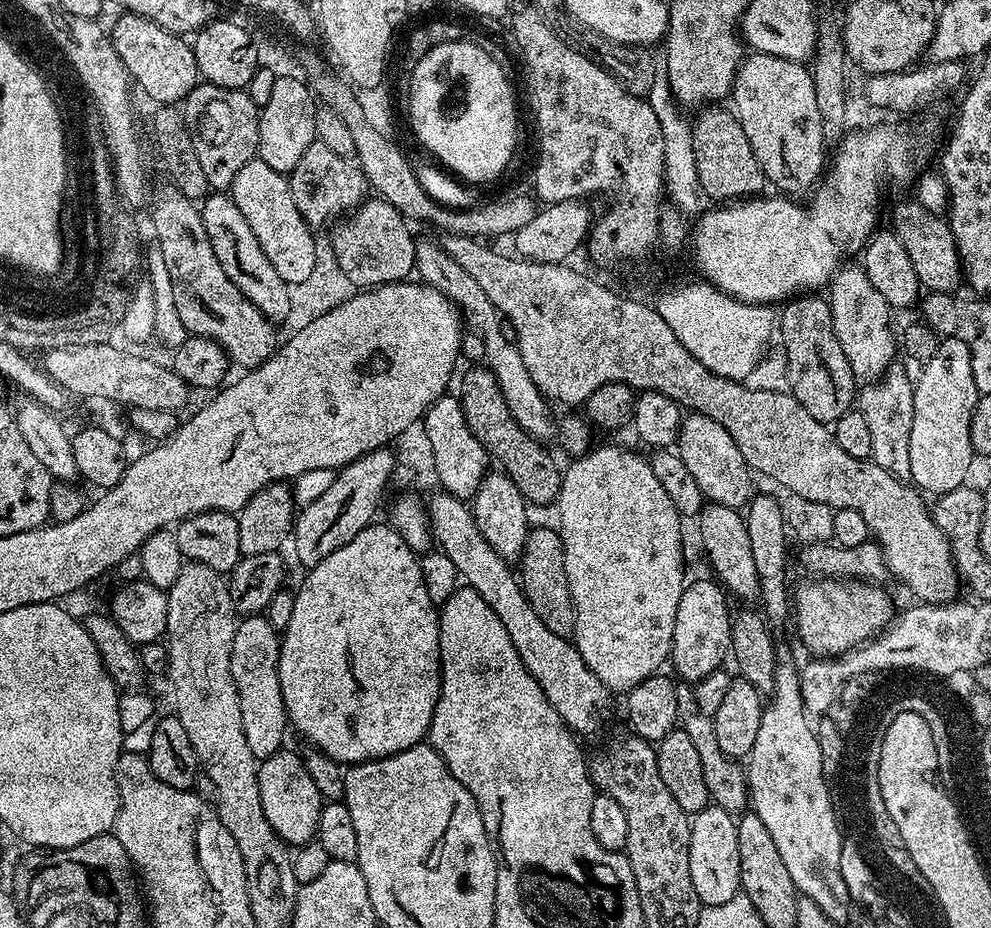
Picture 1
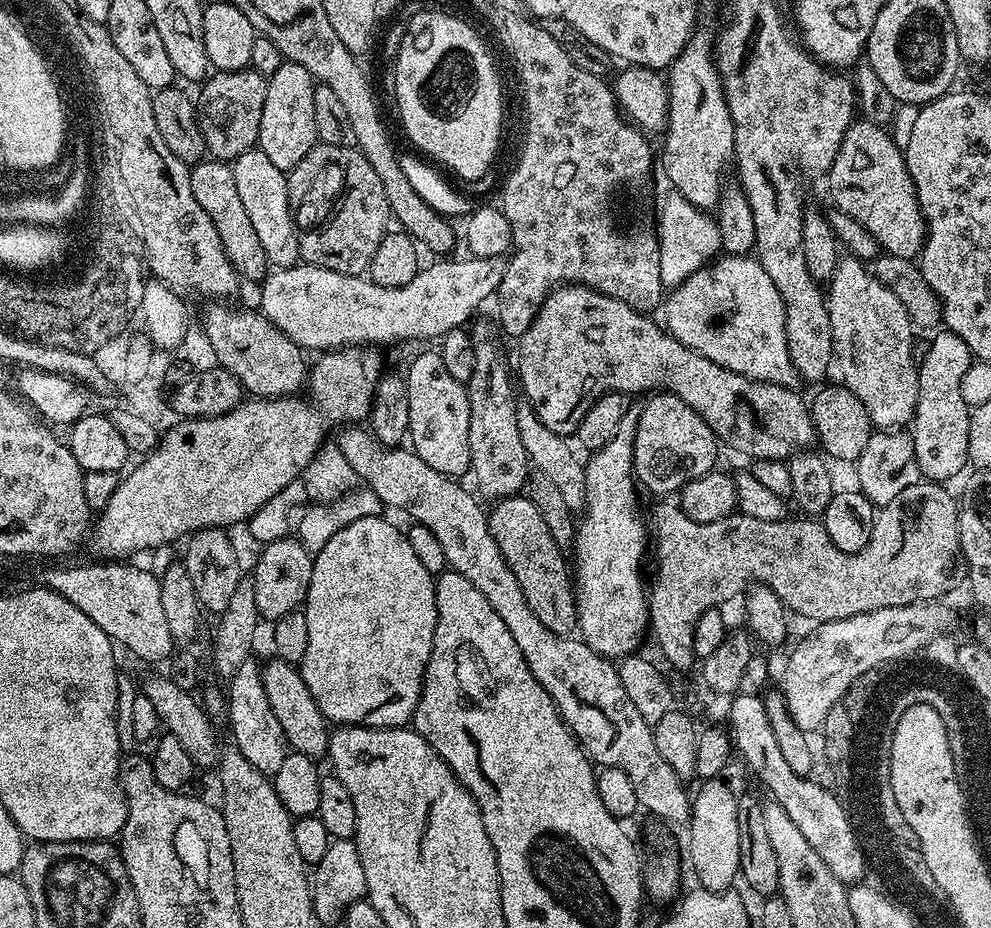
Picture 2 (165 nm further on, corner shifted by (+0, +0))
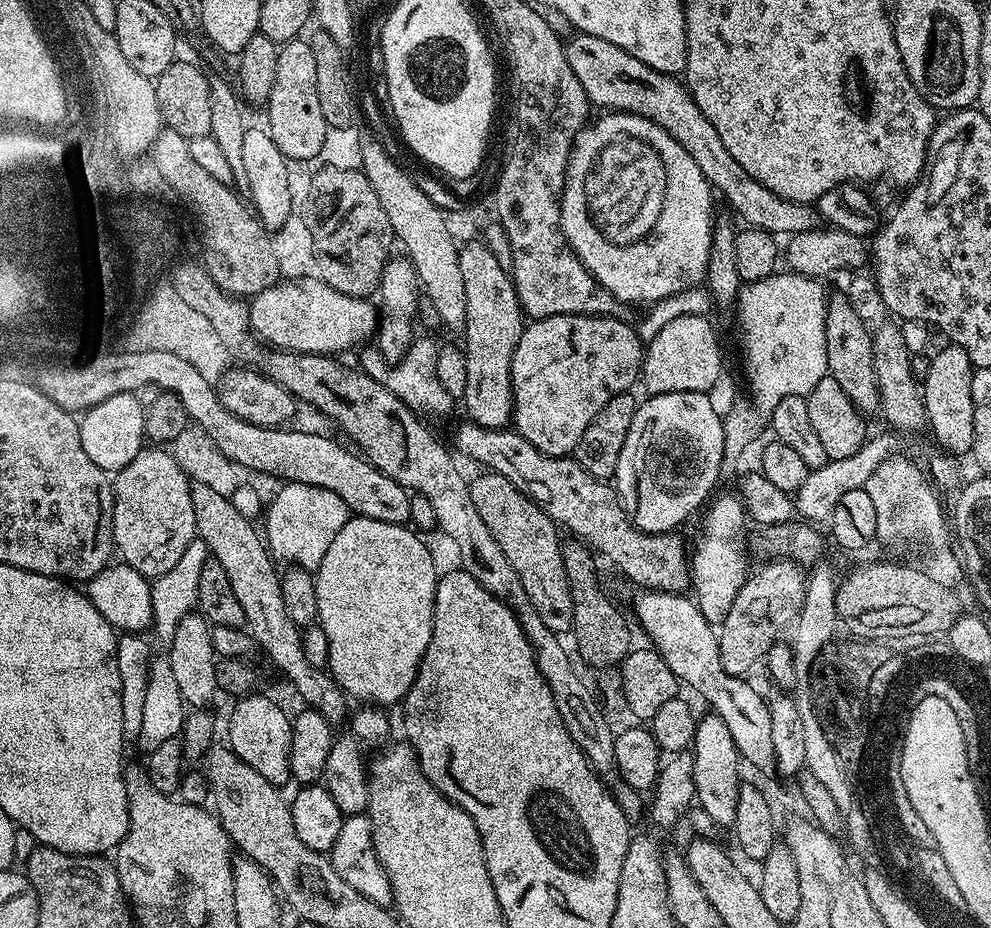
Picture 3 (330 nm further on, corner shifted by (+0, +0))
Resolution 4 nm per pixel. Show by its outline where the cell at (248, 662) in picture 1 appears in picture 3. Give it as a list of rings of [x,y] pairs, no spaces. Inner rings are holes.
[[[249,694],[239,697],[228,716],[227,747],[231,748],[250,770],[258,770],[266,782],[284,786],[292,780],[292,721],[268,696]]]

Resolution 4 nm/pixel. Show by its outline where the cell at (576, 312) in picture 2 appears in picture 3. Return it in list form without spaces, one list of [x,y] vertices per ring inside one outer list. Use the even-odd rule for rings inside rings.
[[[562,314],[551,316],[541,320],[532,320],[518,338],[518,346],[514,350],[514,362],[512,363],[512,424],[515,431],[519,432],[530,446],[534,446],[543,456],[566,456],[575,453],[578,442],[582,438],[586,426],[594,422],[594,414],[606,406],[610,394],[629,391],[632,383],[639,381],[642,376],[642,341],[637,329],[631,324],[615,320],[613,316],[579,316],[578,314]]]

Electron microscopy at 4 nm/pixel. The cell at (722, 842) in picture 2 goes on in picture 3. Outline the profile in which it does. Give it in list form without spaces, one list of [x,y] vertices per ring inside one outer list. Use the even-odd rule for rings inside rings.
[[[715,714],[701,715],[696,725],[694,741],[694,786],[696,787],[695,803],[717,826],[730,826],[734,822],[734,810],[738,810],[738,794],[740,793],[742,757],[734,746],[734,738],[730,738],[730,730],[726,730],[726,722]]]

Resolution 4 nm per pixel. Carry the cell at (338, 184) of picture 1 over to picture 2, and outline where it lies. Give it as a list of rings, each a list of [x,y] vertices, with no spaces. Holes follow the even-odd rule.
[[[316,143],[287,173],[288,201],[292,211],[292,220],[296,231],[300,233],[300,260],[305,264],[322,266],[326,270],[334,270],[338,274],[359,276],[367,273],[372,264],[374,250],[382,242],[382,238],[390,230],[392,211],[386,202],[386,190],[382,190],[382,181],[374,174],[374,166],[356,148],[343,148],[329,144]]]

